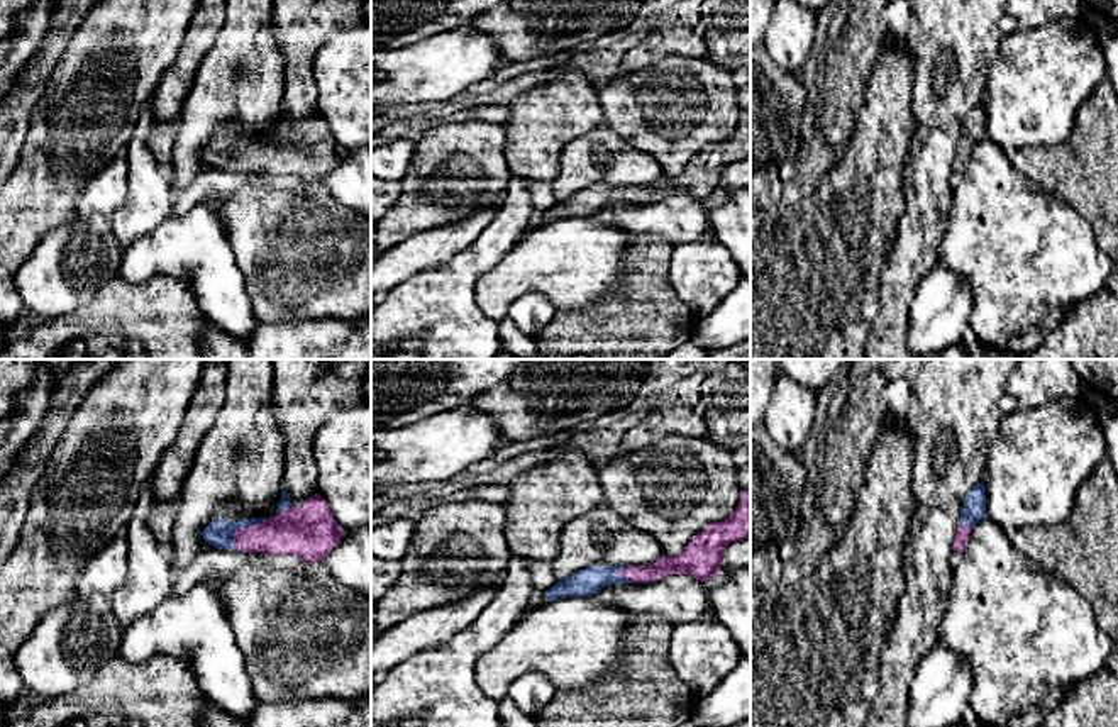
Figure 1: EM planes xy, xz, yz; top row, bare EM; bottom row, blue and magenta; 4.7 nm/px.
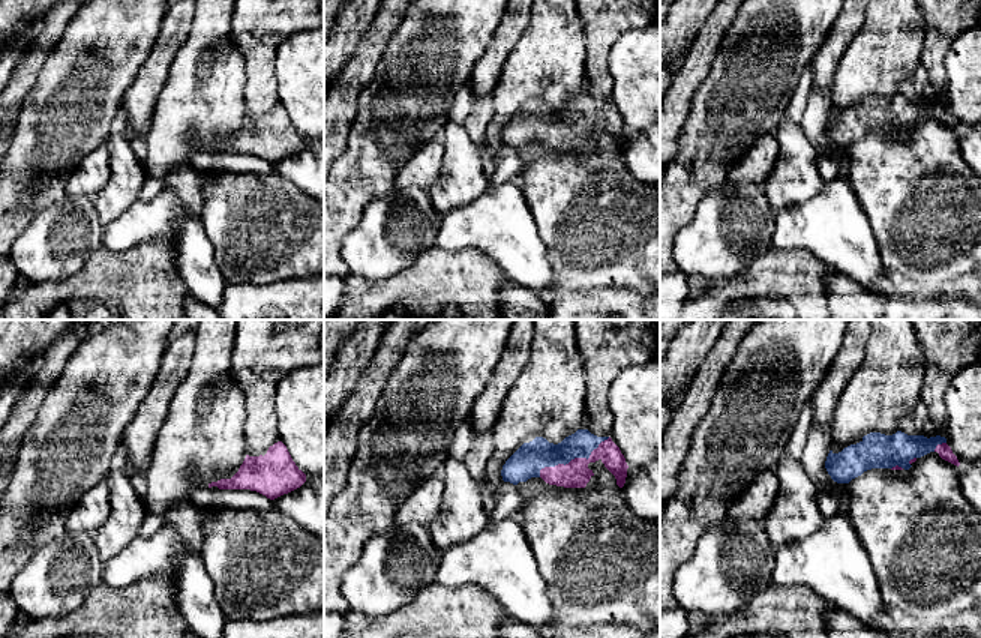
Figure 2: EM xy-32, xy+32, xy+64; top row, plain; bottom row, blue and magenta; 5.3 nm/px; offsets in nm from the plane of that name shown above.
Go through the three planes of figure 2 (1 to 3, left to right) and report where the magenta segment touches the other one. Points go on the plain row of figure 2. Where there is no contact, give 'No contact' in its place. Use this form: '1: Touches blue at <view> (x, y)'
1: No contact
2: Touches blue at xy+32 (572, 122)
3: Touches blue at xy+64 (938, 107)

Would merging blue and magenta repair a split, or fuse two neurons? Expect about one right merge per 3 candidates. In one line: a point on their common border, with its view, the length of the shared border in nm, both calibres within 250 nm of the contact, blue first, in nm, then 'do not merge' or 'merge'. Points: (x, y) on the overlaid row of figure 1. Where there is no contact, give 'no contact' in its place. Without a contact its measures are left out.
xy (243, 526) | 200 nm | 130/220 nm | merge

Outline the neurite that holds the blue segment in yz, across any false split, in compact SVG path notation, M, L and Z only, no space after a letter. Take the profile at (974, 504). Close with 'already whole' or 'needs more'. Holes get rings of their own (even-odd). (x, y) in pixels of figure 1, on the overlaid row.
M977 483L964 498L964 510L959 519L957 534L952 544L954 551L962 552L971 529L986 517L986 486L984 483Z; needs more

